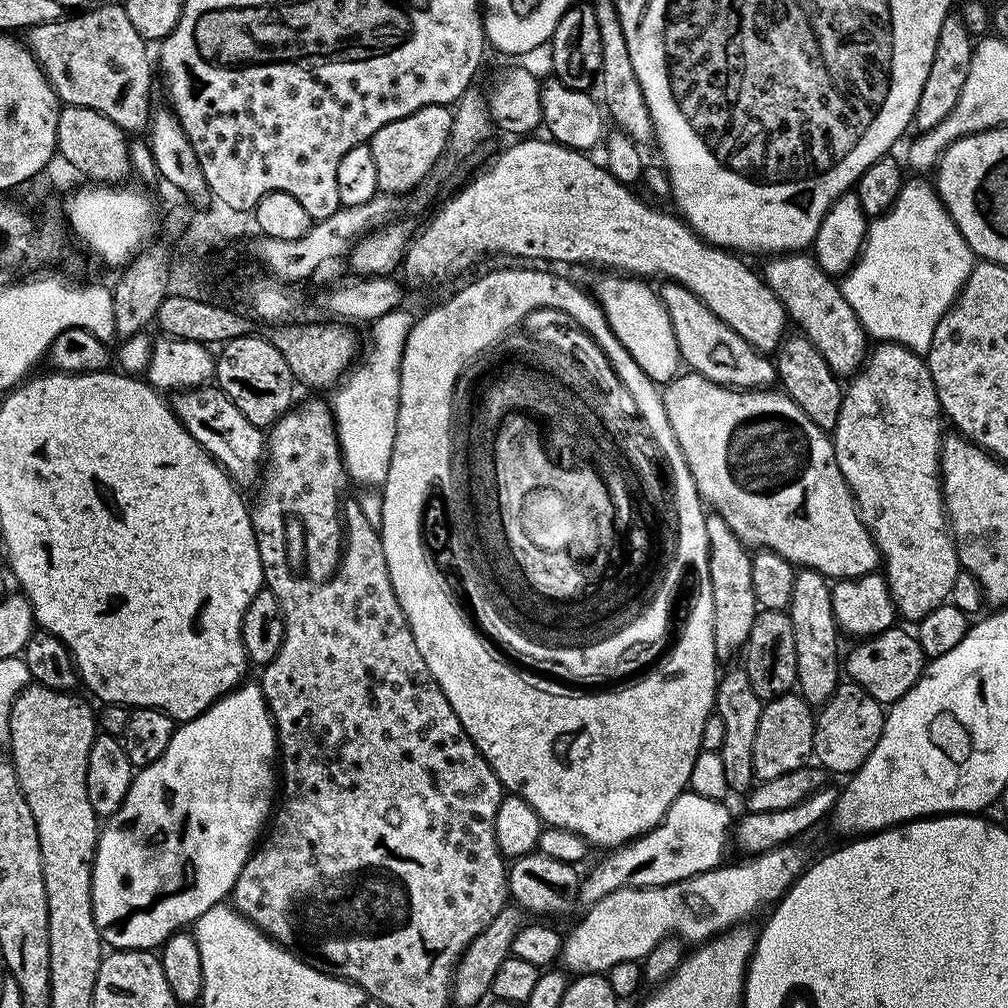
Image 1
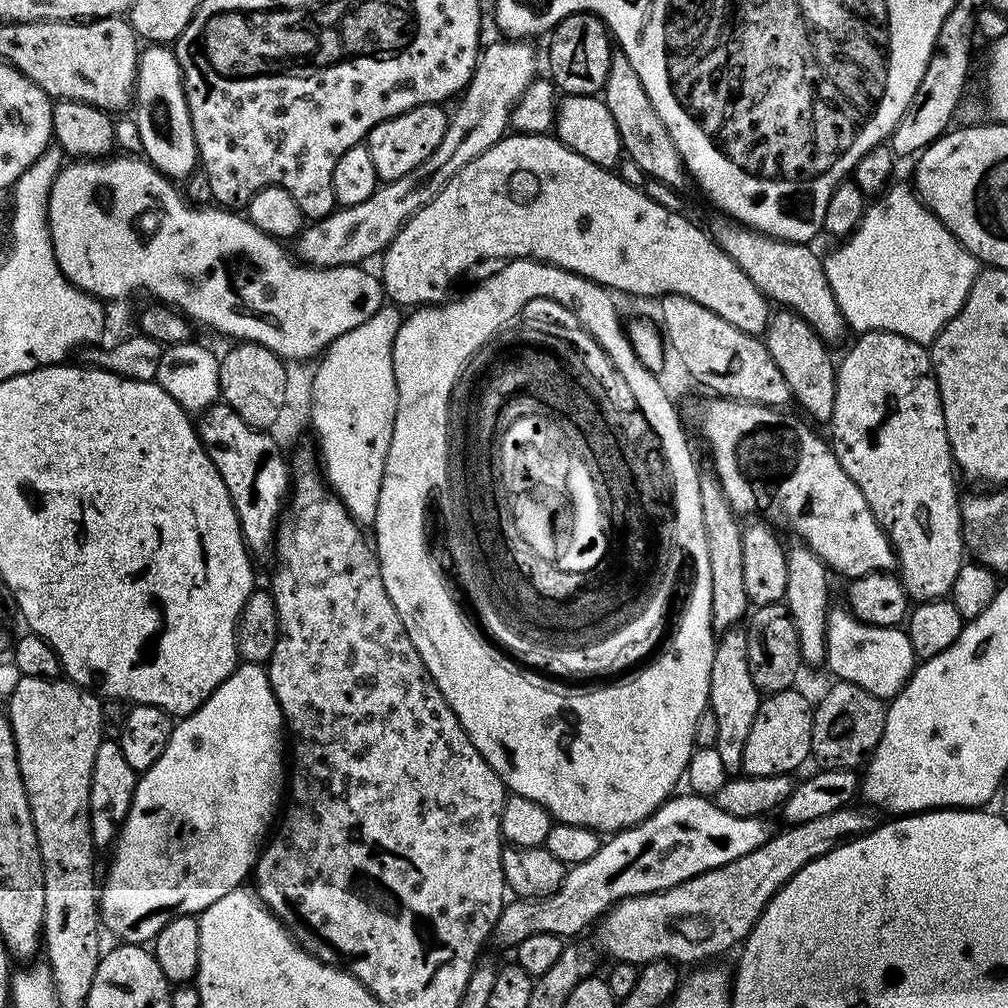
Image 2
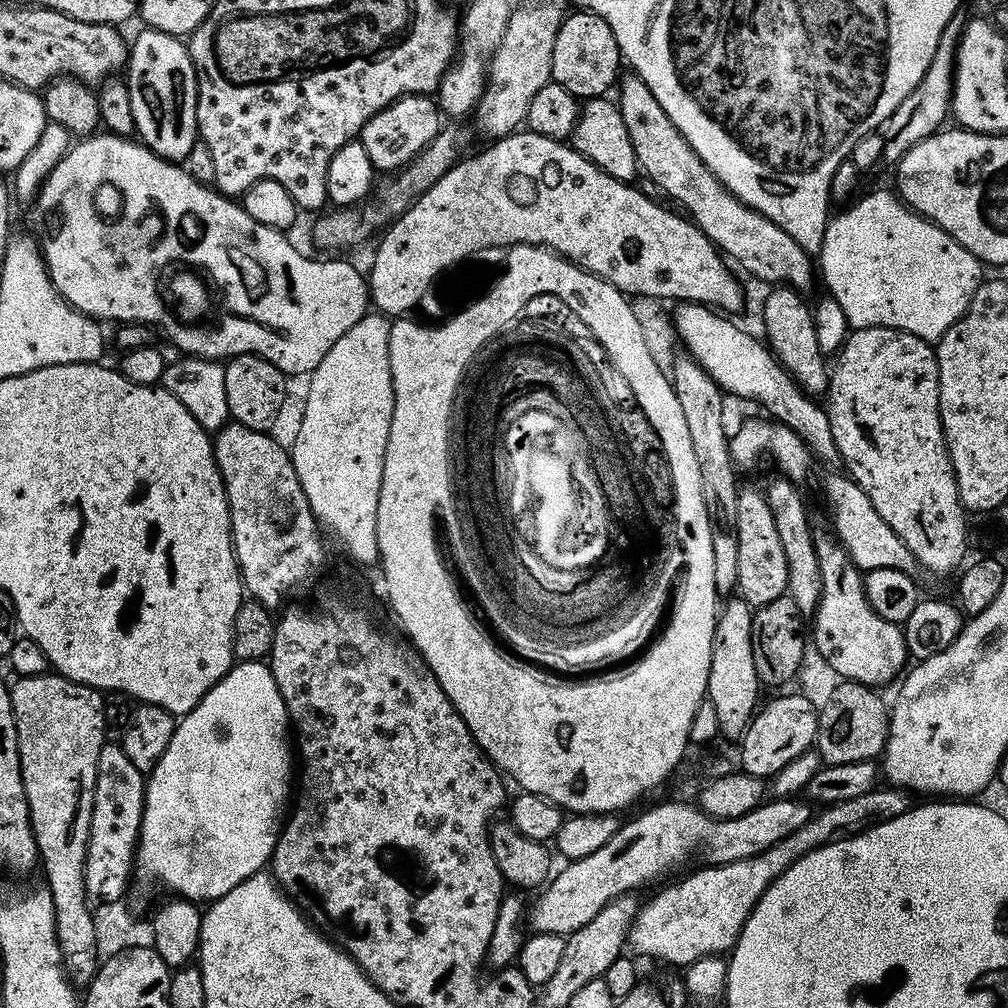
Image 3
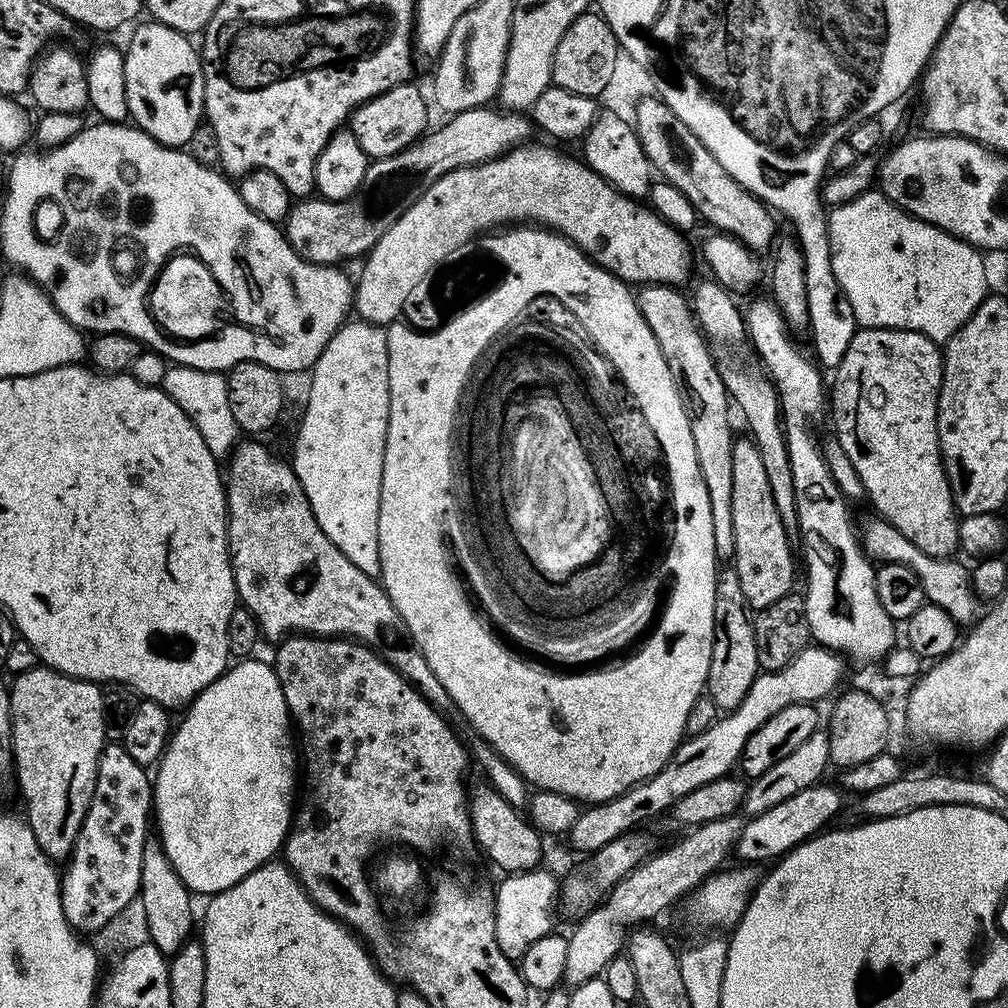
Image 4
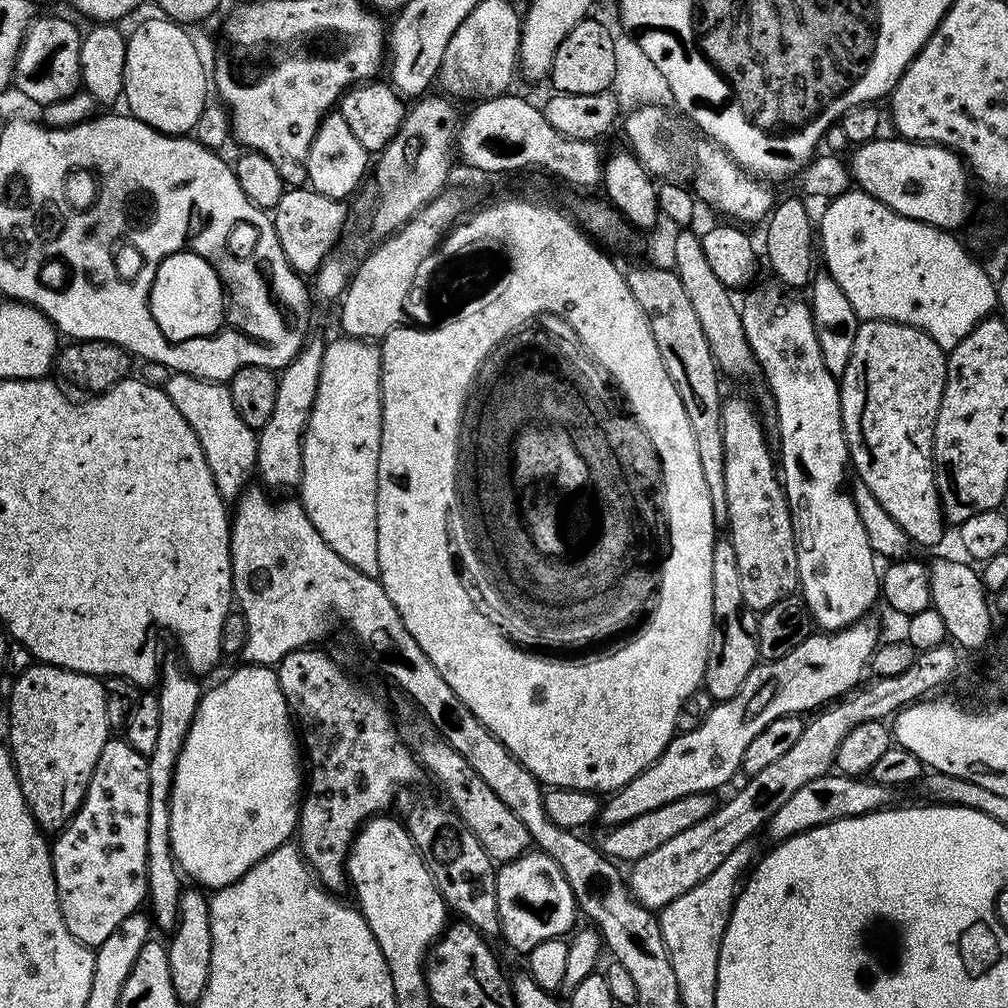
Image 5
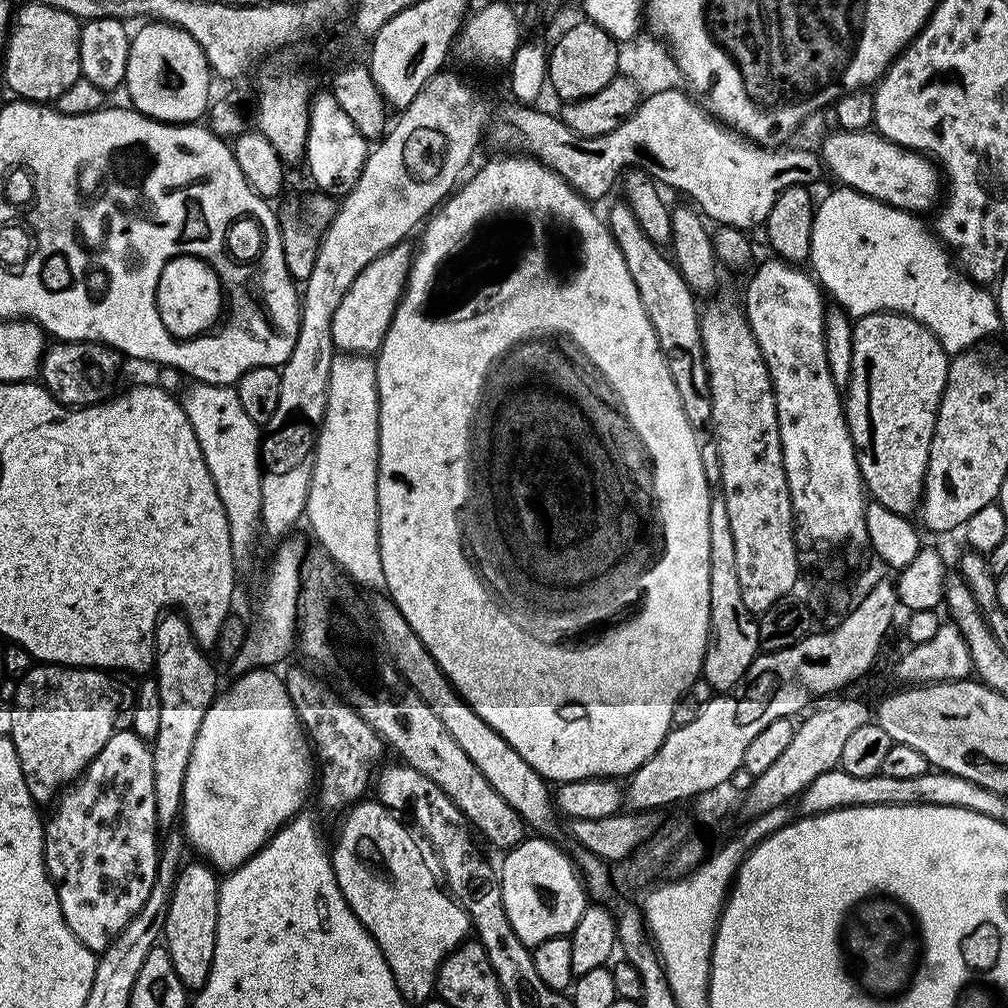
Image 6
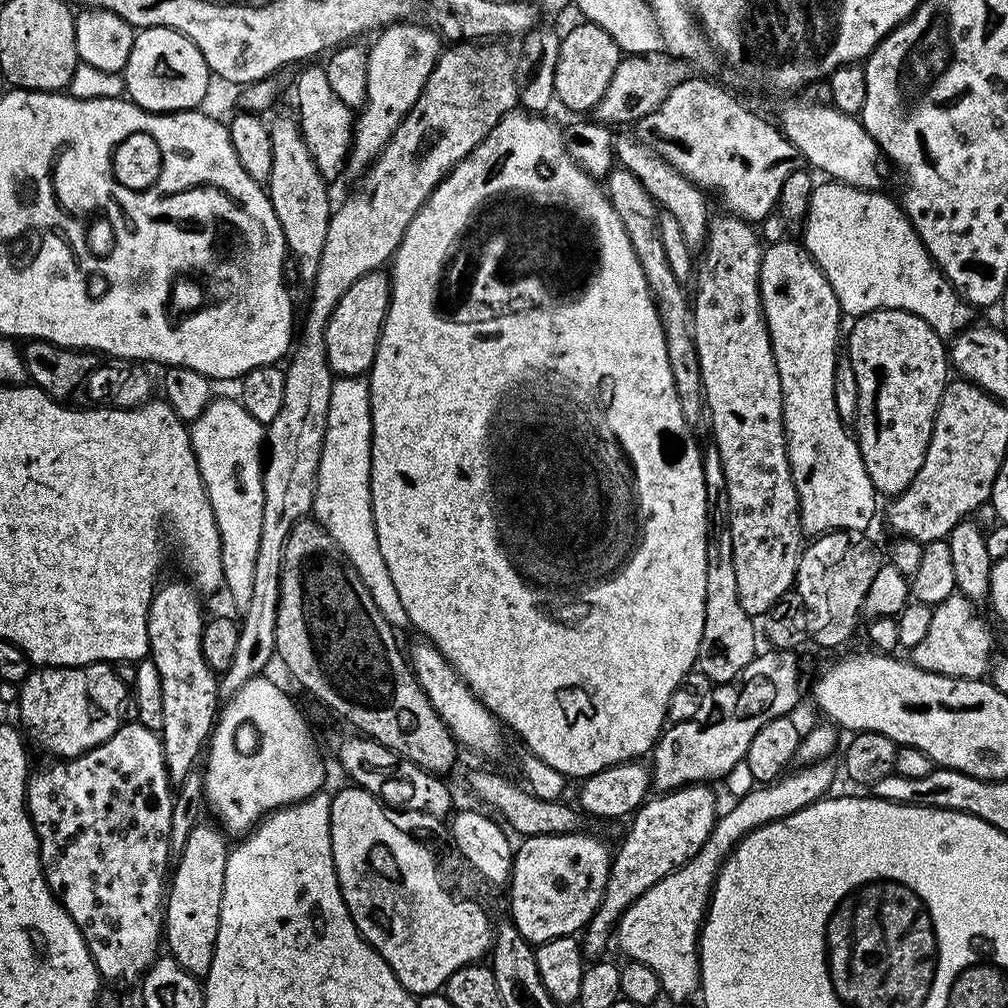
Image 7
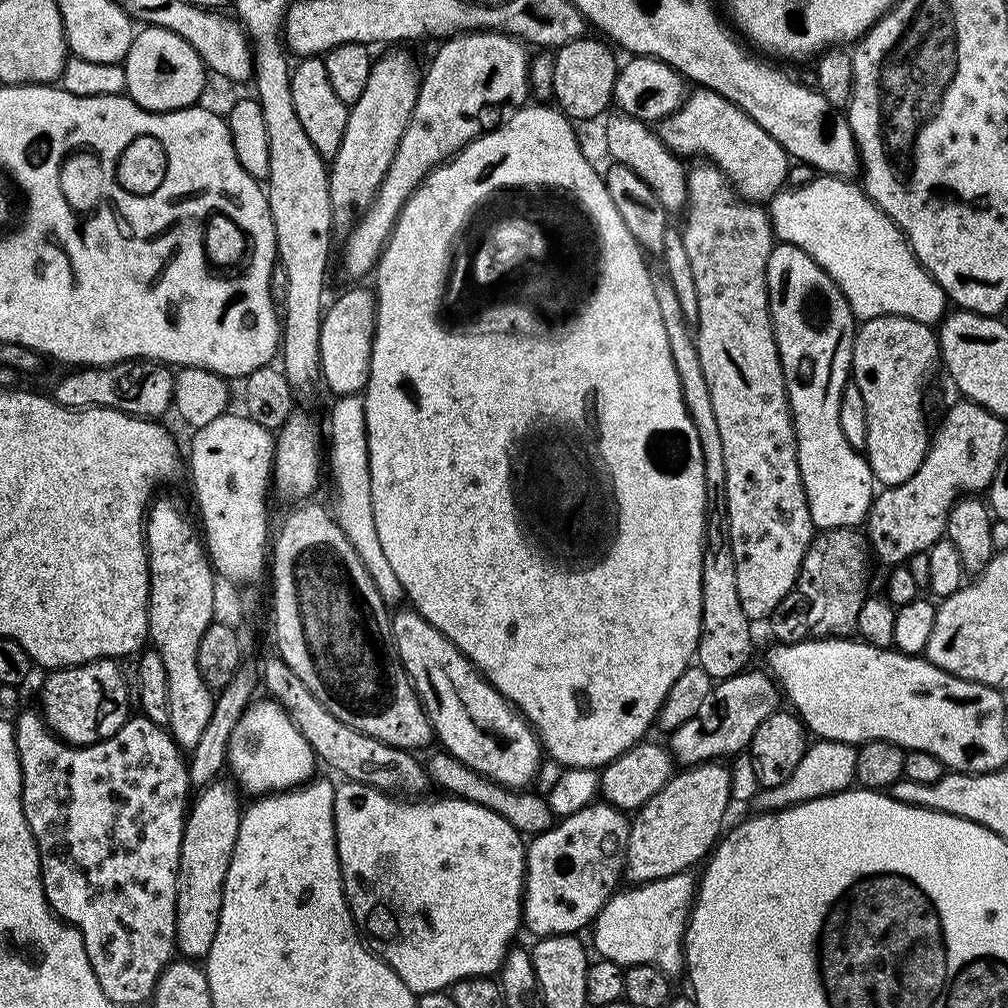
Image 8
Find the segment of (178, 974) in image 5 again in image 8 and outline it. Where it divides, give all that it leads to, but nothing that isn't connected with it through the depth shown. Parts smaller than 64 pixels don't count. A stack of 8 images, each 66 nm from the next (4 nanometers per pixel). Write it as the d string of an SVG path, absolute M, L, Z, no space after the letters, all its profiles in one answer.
M217 778L199 789L184 817L176 879L176 950L181 957L193 962L203 961L210 946L214 946L214 934L218 934L218 918L222 914L226 874L230 870L230 858L238 842L241 797L231 783L223 784L222 781Z

